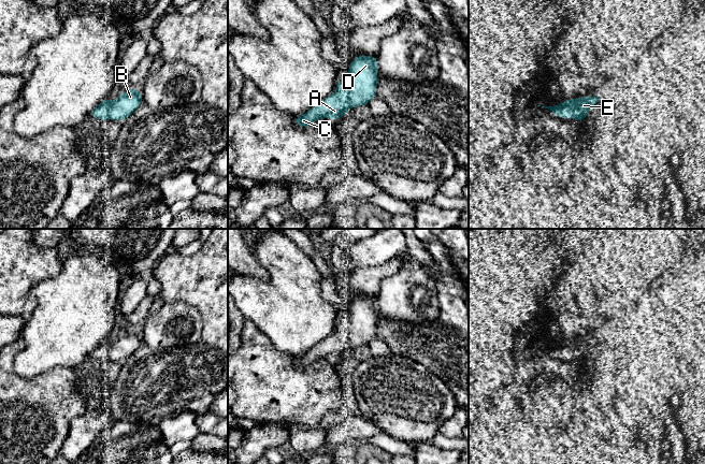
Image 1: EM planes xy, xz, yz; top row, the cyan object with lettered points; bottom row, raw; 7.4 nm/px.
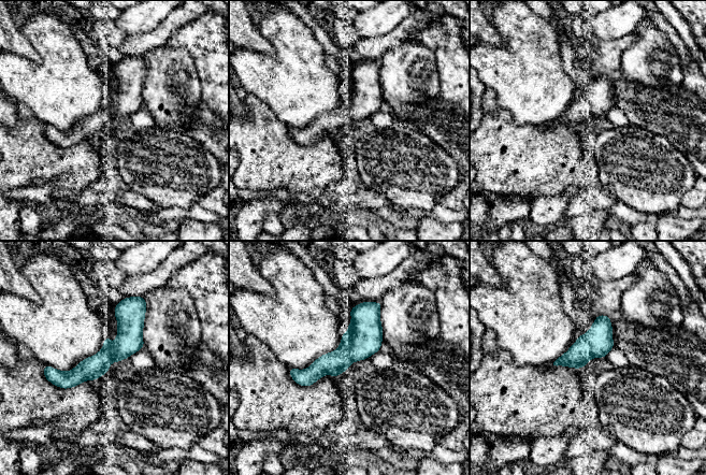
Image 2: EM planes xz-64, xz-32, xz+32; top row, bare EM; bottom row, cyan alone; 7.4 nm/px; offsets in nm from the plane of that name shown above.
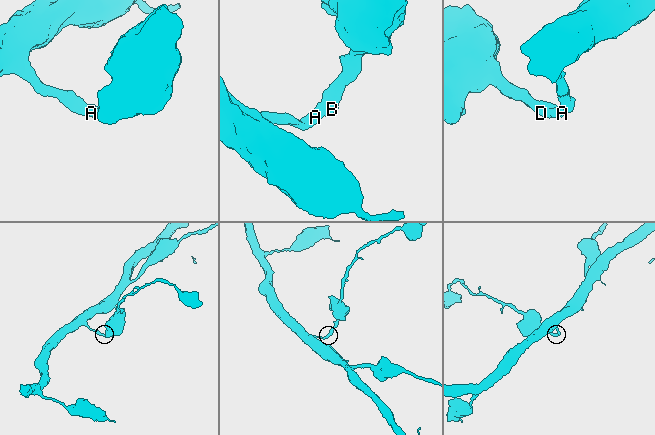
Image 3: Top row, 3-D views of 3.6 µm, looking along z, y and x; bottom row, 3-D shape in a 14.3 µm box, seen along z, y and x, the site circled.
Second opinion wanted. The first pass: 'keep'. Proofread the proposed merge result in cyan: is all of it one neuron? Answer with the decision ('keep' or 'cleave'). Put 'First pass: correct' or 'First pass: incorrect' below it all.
keep
First pass: correct

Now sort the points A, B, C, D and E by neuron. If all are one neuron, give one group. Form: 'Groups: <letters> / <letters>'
Groups: A B C D E

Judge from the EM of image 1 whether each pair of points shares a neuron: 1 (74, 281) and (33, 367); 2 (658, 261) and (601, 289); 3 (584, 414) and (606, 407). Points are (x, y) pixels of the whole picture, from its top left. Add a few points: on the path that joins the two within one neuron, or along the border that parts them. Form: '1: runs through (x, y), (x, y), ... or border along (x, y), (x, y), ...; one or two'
1: runs through (74, 303), (74, 315), (47, 346); one
2: runs through (643, 261), (627, 261), (614, 274); one
3: runs through (589, 414), (601, 409); one

